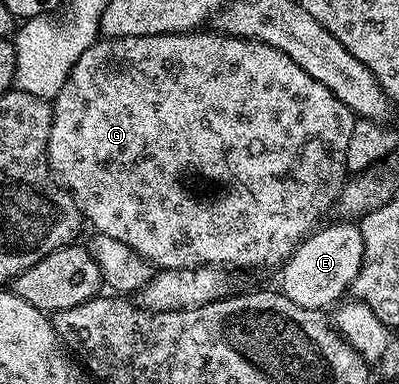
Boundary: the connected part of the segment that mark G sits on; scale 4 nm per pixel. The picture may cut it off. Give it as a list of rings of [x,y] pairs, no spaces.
[[[186,31],[183,33],[160,33],[159,35],[151,35],[150,37],[115,37],[112,39],[98,40],[97,44],[92,45],[87,51],[83,51],[83,55],[79,55],[79,63],[75,63],[75,67],[71,67],[71,71],[67,75],[67,79],[63,83],[63,87],[57,92],[57,96],[52,98],[53,118],[51,119],[51,131],[47,139],[47,151],[45,152],[45,160],[48,168],[51,170],[52,176],[59,180],[60,188],[79,206],[84,220],[89,221],[98,230],[98,234],[114,237],[131,246],[131,248],[144,257],[146,261],[152,263],[159,269],[192,269],[200,265],[224,265],[230,263],[233,267],[273,267],[280,266],[289,258],[297,247],[298,243],[318,224],[316,223],[319,213],[325,208],[331,209],[336,204],[337,196],[344,185],[348,169],[346,167],[346,151],[347,139],[351,137],[351,129],[356,121],[355,114],[343,104],[339,98],[329,91],[327,87],[319,83],[318,80],[311,79],[311,75],[307,75],[307,71],[303,71],[299,65],[288,57],[283,51],[279,51],[275,47],[265,45],[262,41],[255,41],[243,37],[226,37],[224,33],[216,31],[208,31],[209,33],[201,33],[202,31]]]

